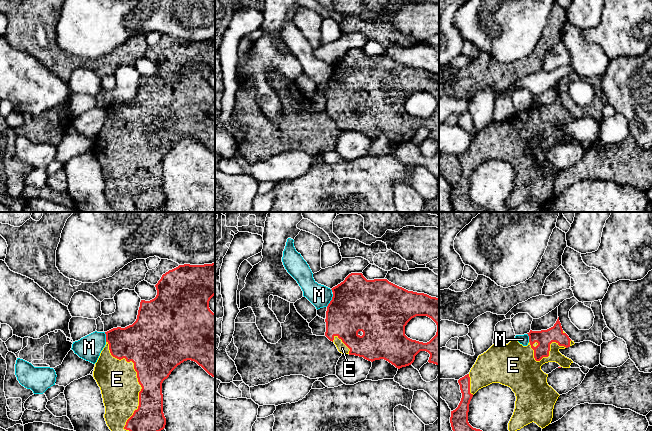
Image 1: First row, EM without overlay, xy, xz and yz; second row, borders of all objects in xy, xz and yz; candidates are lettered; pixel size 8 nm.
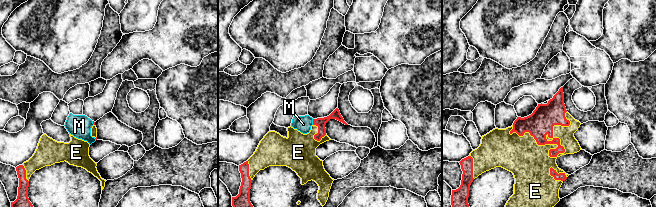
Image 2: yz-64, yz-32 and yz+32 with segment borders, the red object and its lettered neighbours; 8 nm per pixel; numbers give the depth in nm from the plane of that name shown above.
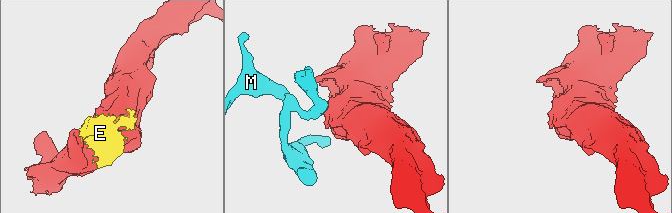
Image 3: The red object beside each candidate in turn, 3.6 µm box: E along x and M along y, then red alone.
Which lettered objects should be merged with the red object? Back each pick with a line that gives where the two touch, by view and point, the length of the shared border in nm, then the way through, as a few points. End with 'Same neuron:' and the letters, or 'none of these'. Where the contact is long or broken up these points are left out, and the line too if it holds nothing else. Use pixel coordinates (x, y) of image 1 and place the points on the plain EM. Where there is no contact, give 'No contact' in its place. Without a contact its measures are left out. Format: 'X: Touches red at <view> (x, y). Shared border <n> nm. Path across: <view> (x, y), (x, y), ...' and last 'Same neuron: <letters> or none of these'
E: Touches red at xy (139, 159). Shared border 800 nm
Same neuron: E

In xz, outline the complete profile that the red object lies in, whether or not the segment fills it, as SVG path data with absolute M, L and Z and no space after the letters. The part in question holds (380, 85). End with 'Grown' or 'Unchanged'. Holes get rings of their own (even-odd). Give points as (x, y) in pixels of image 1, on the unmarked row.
M362 49L349 50L331 66L333 73L327 82L325 112L336 121L340 129L363 133L371 138L384 135L400 145L411 141L420 127L426 127L430 130L428 138L439 141L439 74L408 67L387 55L367 56ZM416 92L427 92L437 101L436 111L427 119L412 116L405 111L405 102Z. Grown

